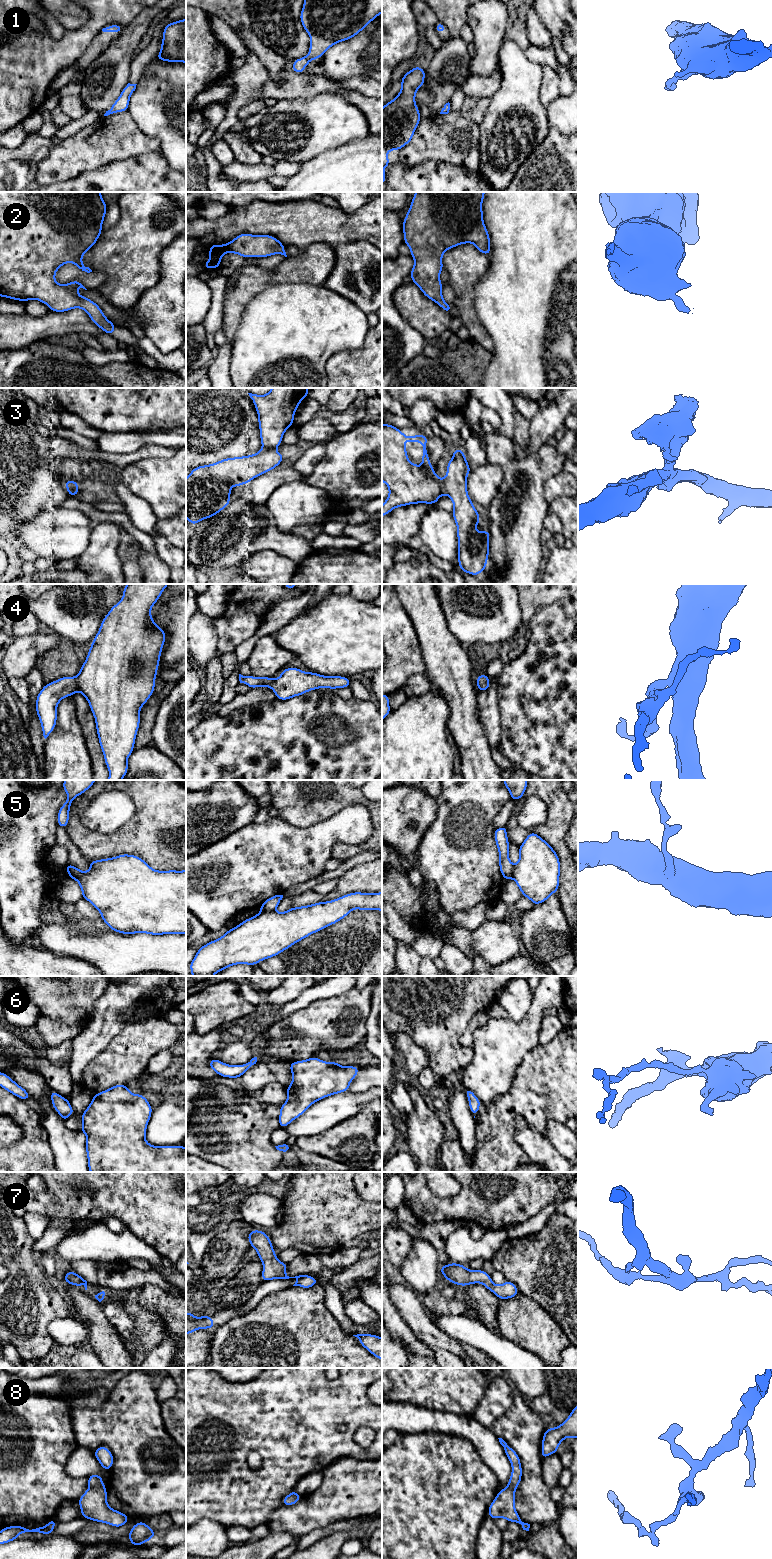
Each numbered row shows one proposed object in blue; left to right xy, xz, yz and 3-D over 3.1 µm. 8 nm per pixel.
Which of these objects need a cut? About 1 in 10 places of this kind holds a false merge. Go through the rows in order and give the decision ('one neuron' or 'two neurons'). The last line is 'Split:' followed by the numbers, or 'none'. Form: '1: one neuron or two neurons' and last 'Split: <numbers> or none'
1: one neuron
2: one neuron
3: two neurons
4: one neuron
5: two neurons
6: one neuron
7: one neuron
8: one neuron
Split: 3, 5

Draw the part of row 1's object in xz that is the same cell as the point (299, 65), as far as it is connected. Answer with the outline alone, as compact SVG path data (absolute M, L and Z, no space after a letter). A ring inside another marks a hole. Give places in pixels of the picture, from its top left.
M304 0L300 13L303 28L310 36L308 55L293 60L292 71L303 73L311 60L316 60L333 45L351 39L382 13L382 0Z

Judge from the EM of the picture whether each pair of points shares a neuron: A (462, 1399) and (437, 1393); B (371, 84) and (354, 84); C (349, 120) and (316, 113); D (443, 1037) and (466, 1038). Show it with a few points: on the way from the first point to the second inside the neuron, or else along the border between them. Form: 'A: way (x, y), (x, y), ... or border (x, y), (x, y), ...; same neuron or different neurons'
A: way (456, 1393), (454, 1391), (443, 1391); same neuron
B: way (367, 84), (358, 84); same neuron
C: way (341, 120), (324, 120); same neuron
D: border (471, 1017), (459, 1040), (462, 1045), (469, 1048); different neurons

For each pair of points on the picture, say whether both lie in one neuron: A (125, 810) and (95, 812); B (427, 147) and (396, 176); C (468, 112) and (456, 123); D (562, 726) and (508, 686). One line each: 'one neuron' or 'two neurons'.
A: one neuron
B: two neurons
C: two neurons
D: one neuron

